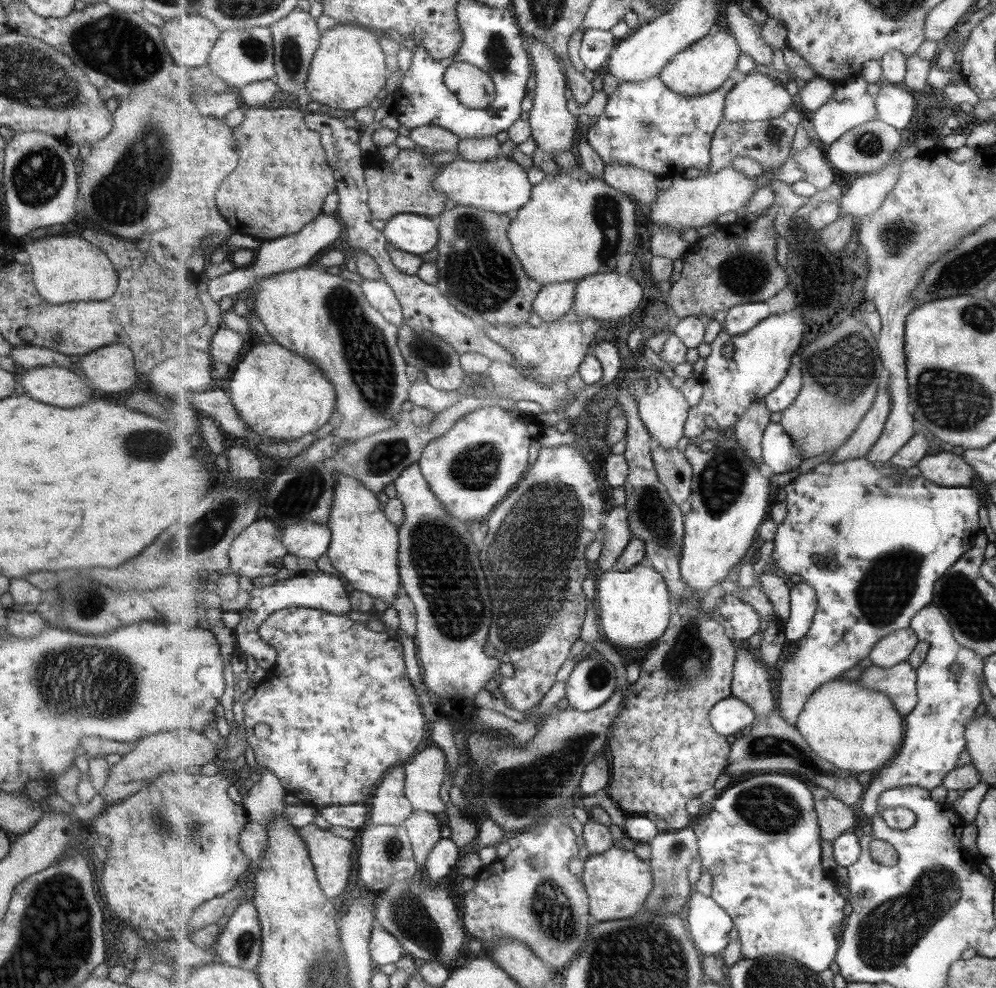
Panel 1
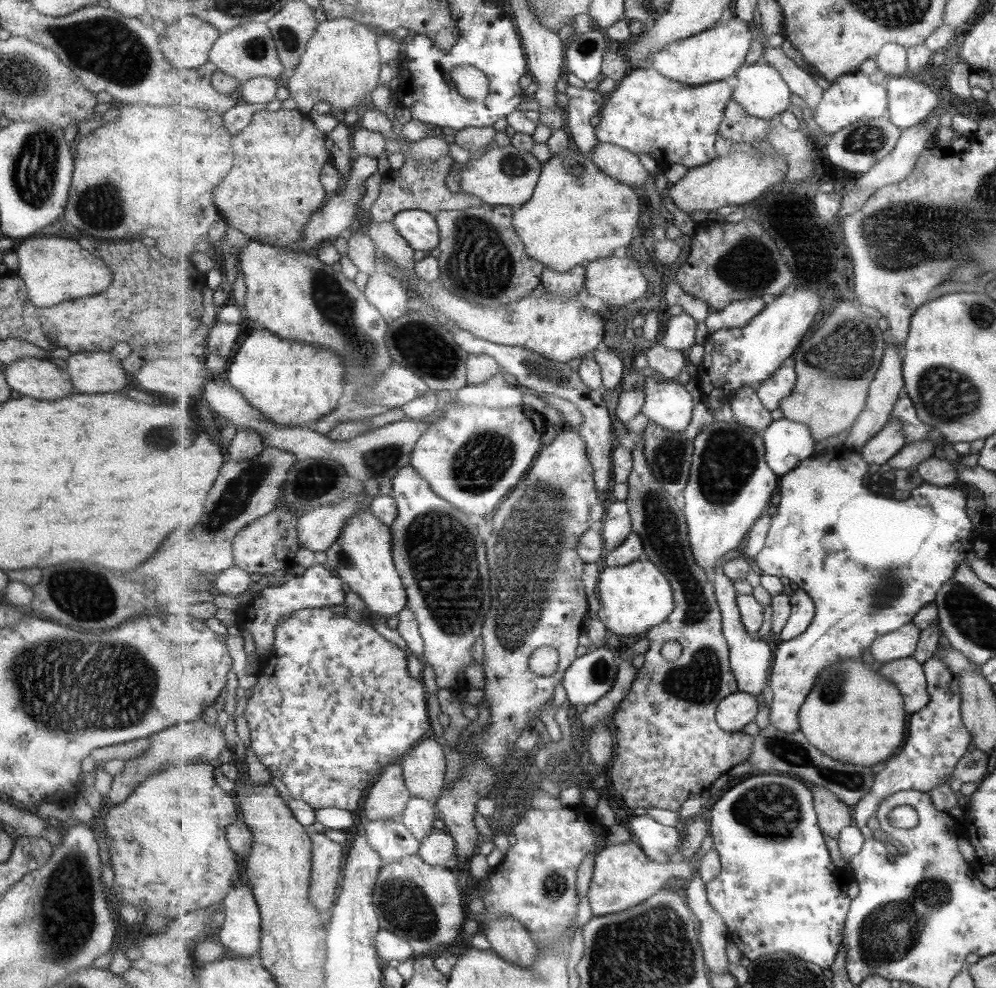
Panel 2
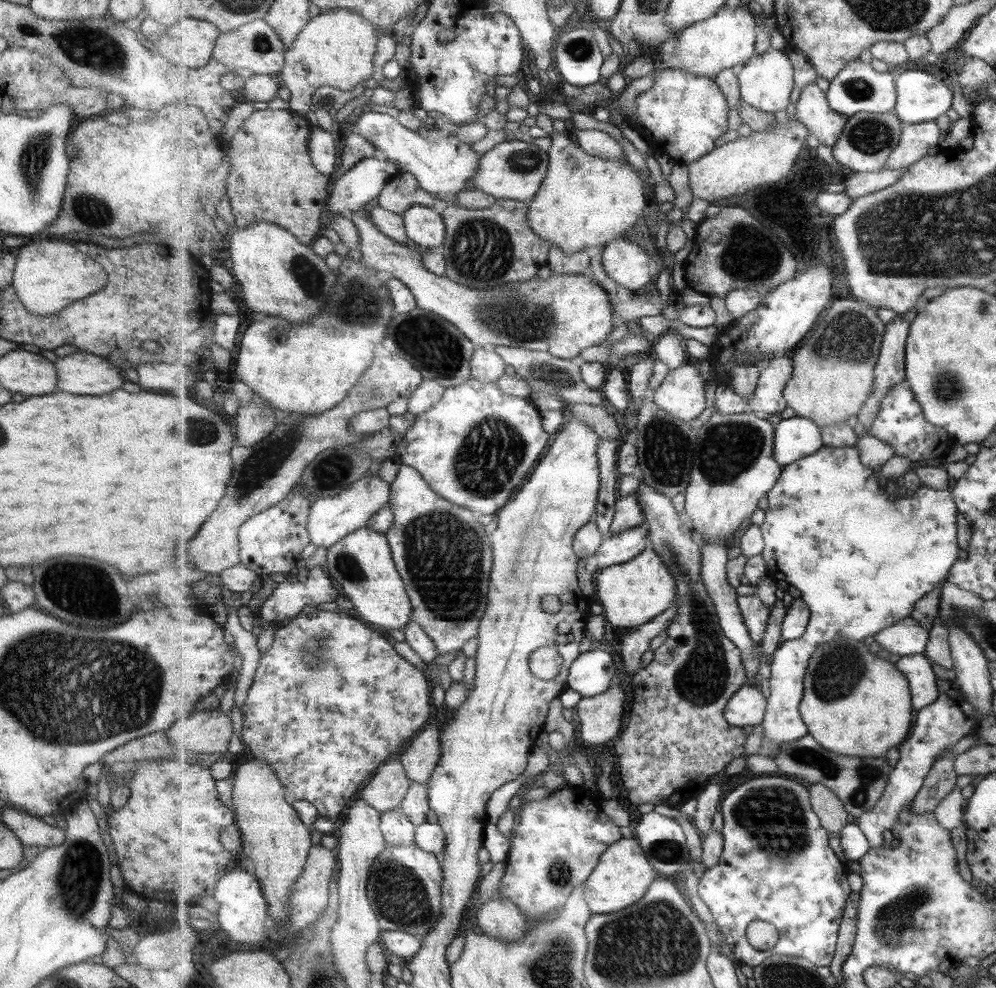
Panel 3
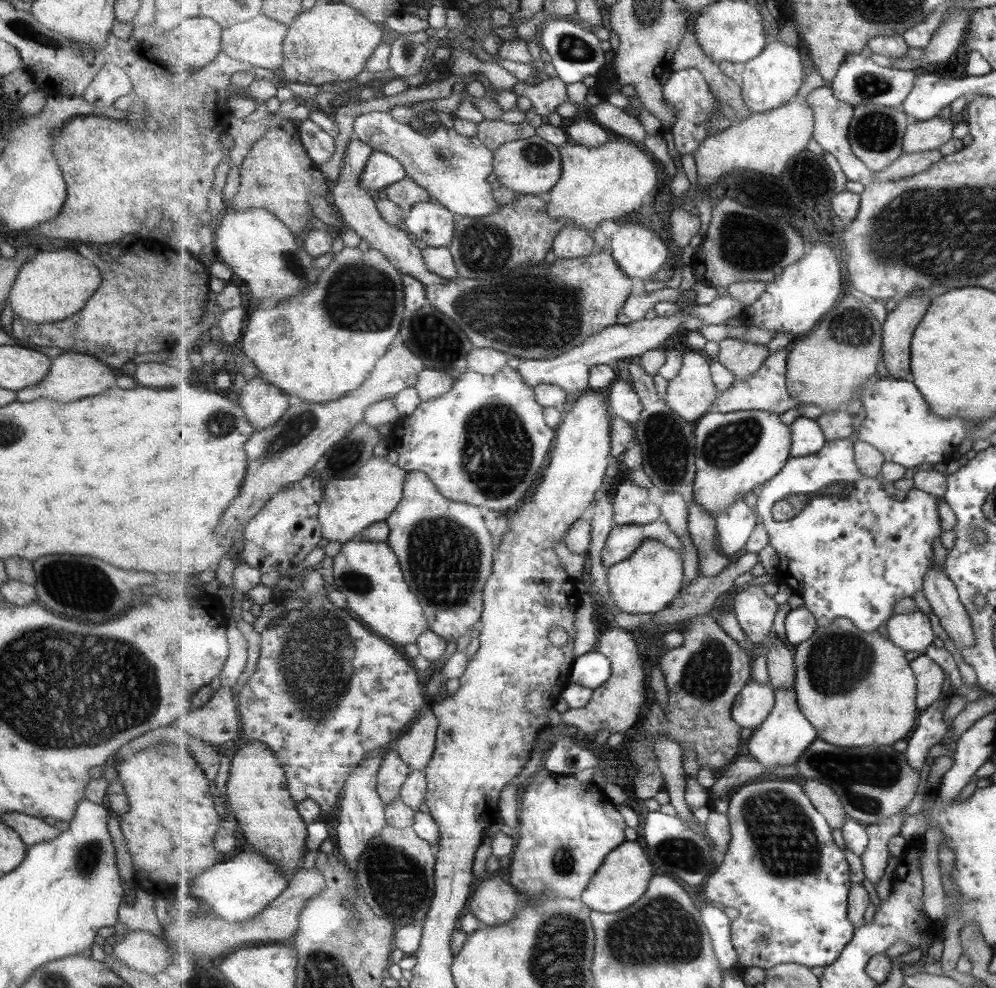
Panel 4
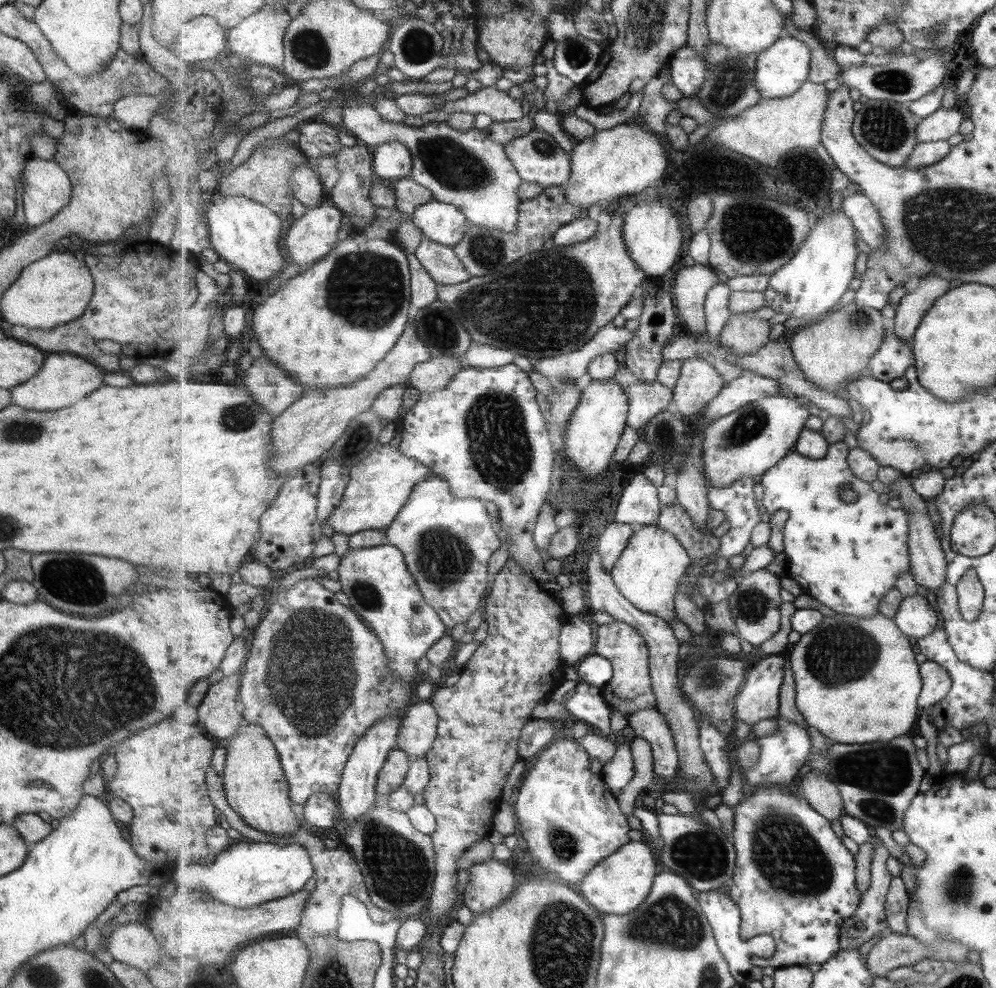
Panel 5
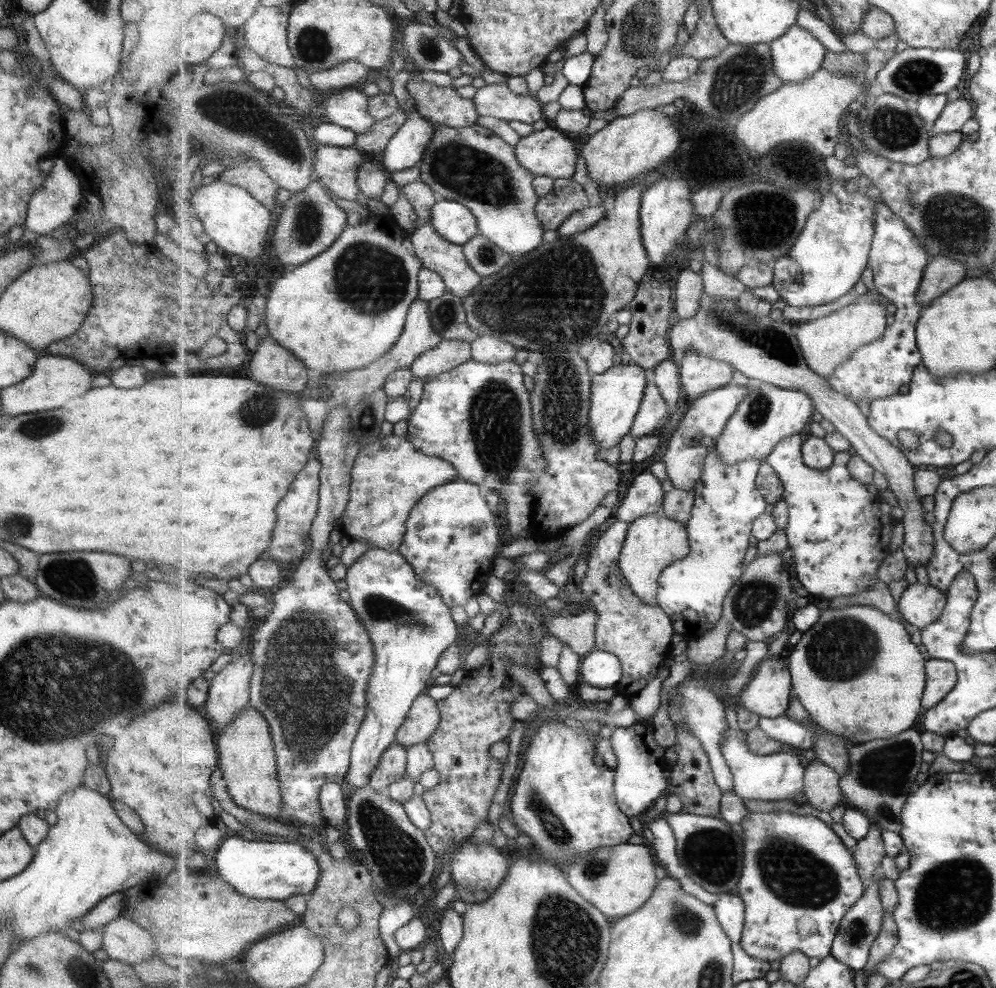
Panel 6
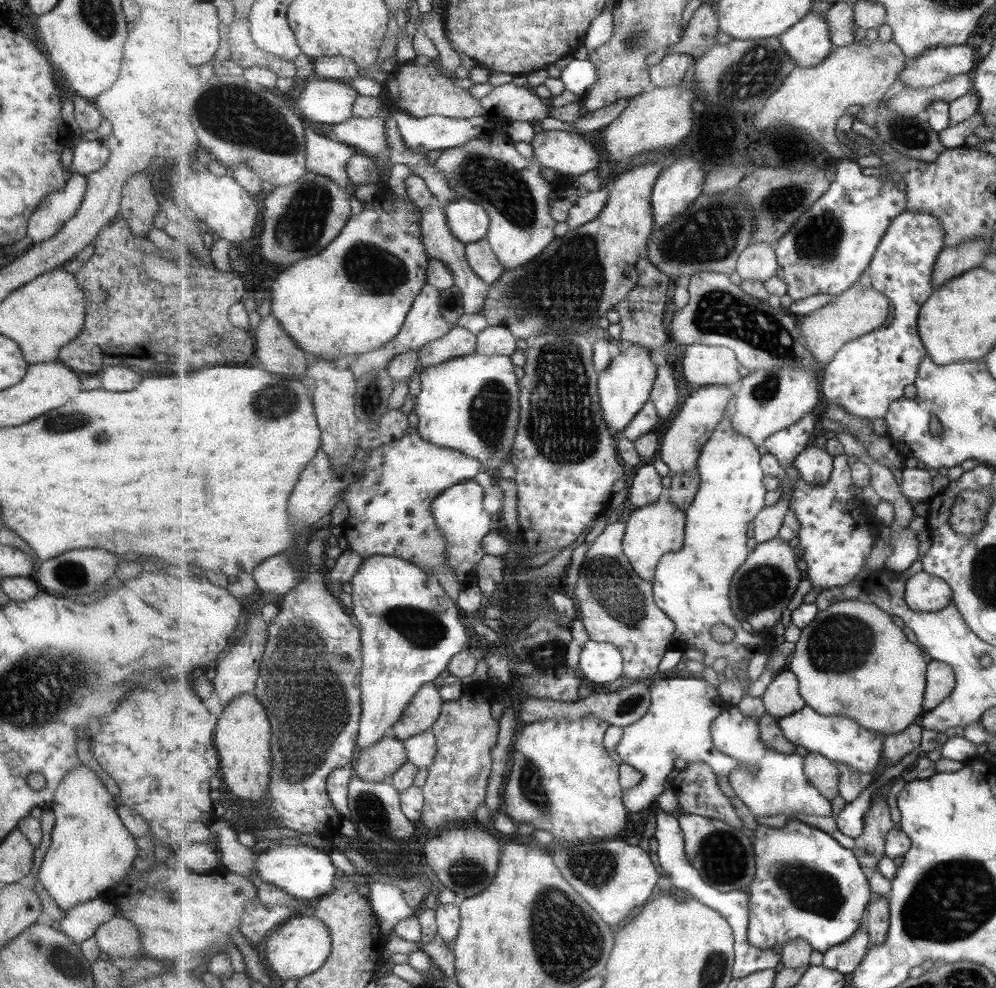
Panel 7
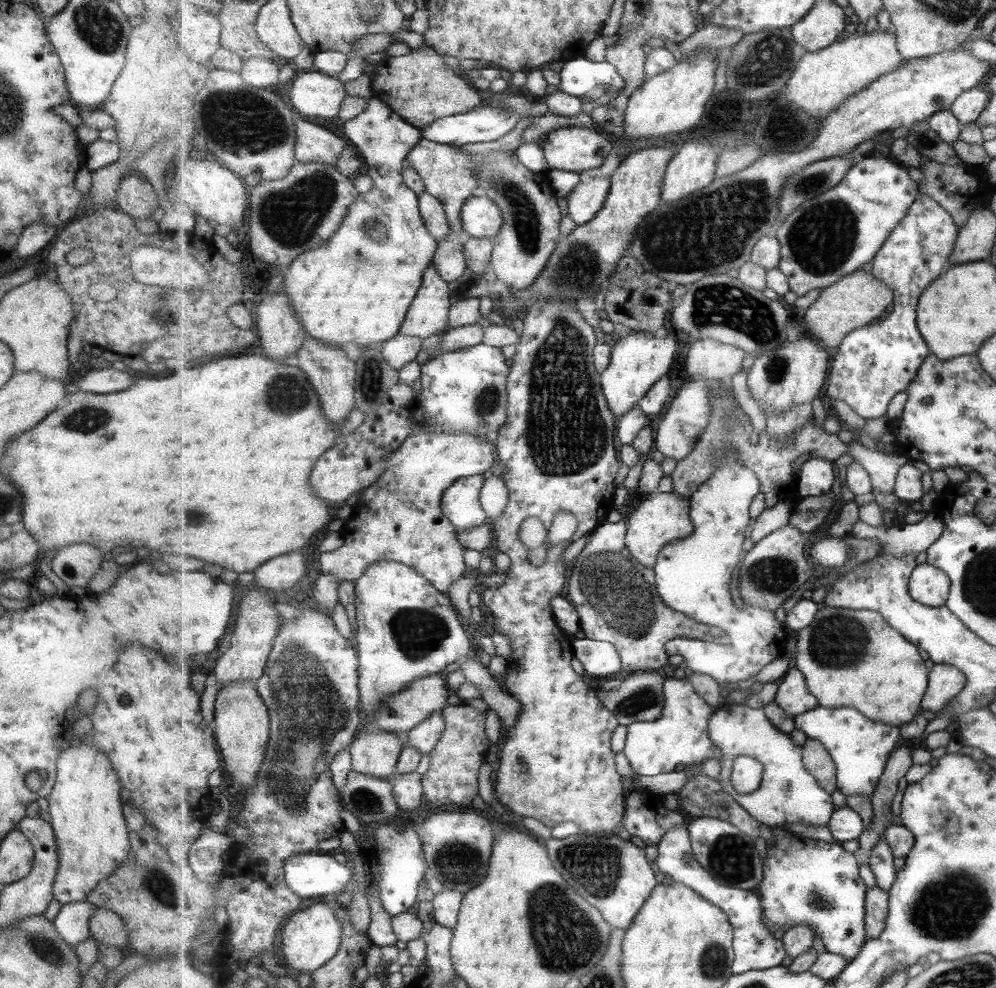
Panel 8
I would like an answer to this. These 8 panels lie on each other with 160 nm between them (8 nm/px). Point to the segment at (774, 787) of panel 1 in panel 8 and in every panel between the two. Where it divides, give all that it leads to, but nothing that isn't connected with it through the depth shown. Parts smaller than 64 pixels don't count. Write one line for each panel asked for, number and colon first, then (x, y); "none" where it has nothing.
2: (779, 891)
3: (778, 865)
4: (784, 872)
5: (795, 880)
6: (799, 880)
7: (807, 885)
8: (806, 881)

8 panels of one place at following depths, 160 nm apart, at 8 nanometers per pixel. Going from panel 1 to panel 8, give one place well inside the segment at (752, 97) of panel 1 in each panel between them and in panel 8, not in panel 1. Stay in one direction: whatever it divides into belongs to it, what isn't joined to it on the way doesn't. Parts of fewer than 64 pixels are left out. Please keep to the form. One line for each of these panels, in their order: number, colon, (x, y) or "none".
2: (759, 88)
3: (767, 81)
4: (773, 79)
5: (782, 70)
6: (798, 55)
7: (808, 43)
8: (826, 21)

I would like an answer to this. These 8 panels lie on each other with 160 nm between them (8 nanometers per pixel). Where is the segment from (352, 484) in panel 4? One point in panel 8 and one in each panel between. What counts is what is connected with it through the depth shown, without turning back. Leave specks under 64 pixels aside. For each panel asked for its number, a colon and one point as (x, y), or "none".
5: (380, 486)
6: (390, 476)
7: (389, 509)
8: (399, 518)

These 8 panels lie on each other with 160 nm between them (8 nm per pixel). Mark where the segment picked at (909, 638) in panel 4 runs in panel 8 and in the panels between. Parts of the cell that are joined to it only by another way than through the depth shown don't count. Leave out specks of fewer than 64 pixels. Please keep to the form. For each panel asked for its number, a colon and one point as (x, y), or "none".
5: (916, 618)
6: (921, 605)
7: (924, 592)
8: (930, 586)

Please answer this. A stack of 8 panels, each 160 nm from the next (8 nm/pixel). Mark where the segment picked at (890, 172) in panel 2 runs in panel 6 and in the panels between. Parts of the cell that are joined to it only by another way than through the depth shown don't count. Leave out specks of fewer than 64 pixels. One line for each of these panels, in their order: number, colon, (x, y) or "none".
3: (918, 140)
4: (922, 136)
5: (945, 123)
6: (957, 113)

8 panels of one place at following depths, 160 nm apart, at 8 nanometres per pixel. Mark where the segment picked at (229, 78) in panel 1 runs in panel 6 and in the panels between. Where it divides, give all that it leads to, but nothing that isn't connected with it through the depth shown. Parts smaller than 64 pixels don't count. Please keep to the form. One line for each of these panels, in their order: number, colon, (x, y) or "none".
2: (248, 51)
3: (256, 46)
4: (260, 41)
5: (260, 38)
6: (266, 33)

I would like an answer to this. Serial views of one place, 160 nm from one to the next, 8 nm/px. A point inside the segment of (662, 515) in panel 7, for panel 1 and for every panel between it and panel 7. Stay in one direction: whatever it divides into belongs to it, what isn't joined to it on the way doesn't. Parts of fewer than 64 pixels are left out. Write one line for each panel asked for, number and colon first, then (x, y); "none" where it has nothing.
1: (635, 606)
2: (636, 598)
3: (633, 594)
4: (649, 582)
5: (648, 574)
6: (654, 542)

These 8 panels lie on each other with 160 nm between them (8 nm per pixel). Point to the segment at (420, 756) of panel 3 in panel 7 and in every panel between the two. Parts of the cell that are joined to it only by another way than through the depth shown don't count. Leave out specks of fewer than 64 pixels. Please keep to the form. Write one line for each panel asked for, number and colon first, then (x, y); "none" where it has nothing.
4: (417, 746)
5: (419, 730)
6: (424, 719)
7: (424, 712)

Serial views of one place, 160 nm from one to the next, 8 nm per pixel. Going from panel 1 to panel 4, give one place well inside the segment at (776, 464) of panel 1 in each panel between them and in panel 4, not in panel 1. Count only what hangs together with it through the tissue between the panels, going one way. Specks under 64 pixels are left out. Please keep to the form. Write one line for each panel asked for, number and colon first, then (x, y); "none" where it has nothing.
2: (788, 444)
3: (795, 438)
4: (807, 437)

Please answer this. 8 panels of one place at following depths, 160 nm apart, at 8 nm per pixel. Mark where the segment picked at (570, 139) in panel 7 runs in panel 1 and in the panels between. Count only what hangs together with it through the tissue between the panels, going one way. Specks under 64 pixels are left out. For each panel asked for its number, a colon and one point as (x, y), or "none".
1: (502, 186)
2: (504, 176)
3: (514, 169)
4: (530, 166)
5: (537, 157)
6: (549, 152)

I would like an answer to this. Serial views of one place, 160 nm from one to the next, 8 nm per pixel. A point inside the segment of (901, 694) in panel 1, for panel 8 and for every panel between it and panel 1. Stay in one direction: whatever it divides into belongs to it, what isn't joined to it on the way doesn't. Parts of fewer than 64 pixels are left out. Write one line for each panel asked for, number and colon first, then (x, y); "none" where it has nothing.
2: (907, 674)
3: (918, 669)
4: (930, 676)
5: (937, 681)
6: (942, 675)
7: (942, 680)
8: (946, 682)

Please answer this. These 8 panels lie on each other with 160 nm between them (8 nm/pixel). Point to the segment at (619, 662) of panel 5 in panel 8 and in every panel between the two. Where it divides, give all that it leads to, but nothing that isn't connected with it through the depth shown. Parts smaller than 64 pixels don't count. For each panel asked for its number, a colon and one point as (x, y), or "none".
6: (640, 635)
7: (617, 606)
8: (617, 598)

